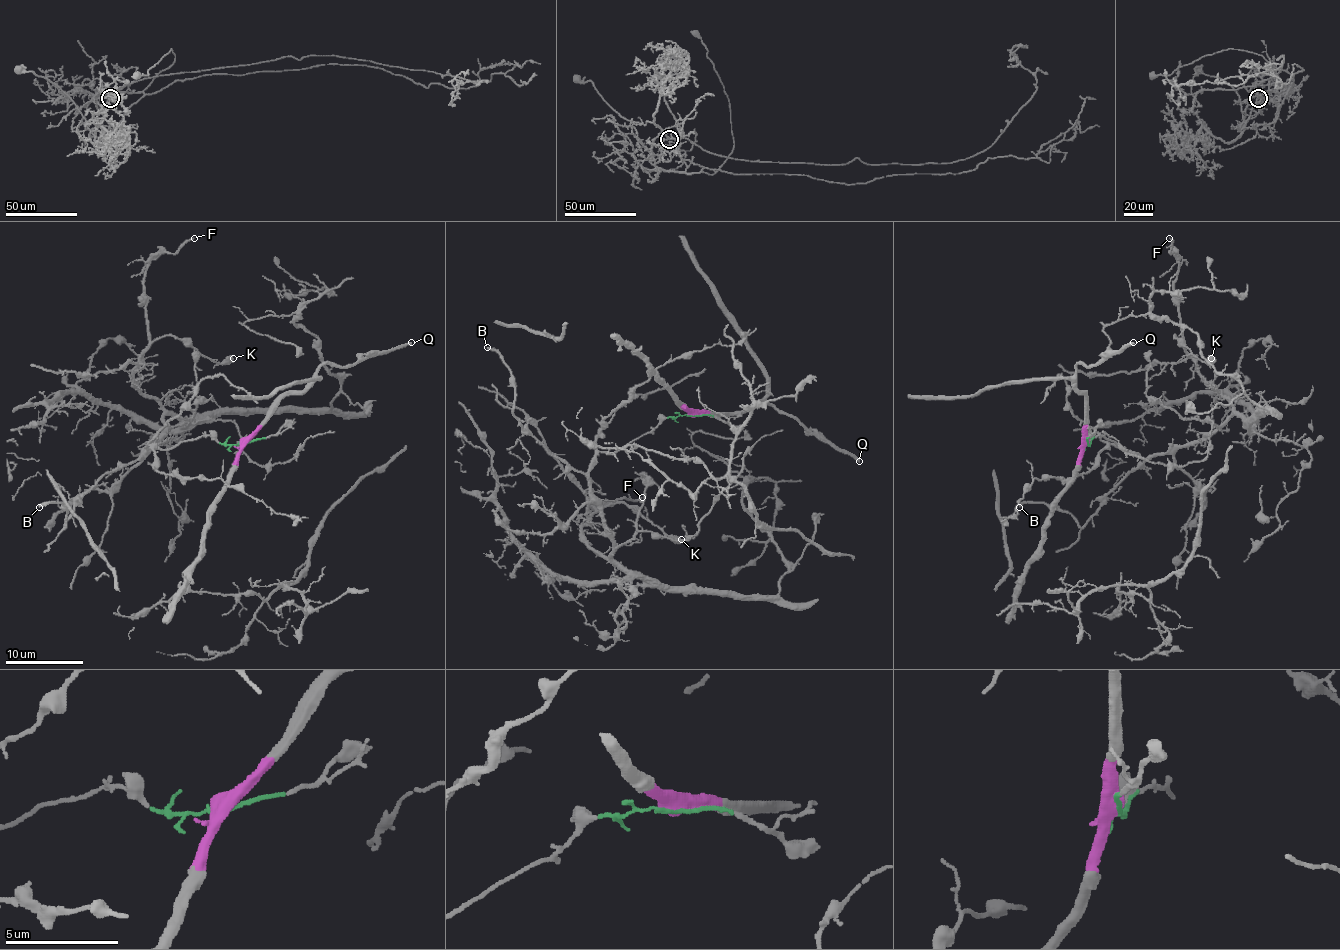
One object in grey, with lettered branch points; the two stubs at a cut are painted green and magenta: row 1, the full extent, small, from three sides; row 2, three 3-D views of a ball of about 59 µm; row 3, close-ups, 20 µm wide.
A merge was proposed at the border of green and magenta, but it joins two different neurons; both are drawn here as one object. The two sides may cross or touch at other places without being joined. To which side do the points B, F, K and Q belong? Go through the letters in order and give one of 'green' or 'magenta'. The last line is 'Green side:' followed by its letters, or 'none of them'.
B: green
F: green
K: green
Q: magenta
Green side: B, F, K

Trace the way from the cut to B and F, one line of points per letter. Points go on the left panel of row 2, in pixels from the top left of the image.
B: (243, 444), (198, 436), (120, 463), (82, 496), (65, 526), (67, 508), (61, 502), (39, 506)
F: (243, 444), (198, 436), (141, 457), (165, 430), (133, 373), (149, 344), (143, 279), (153, 260), (194, 238)

